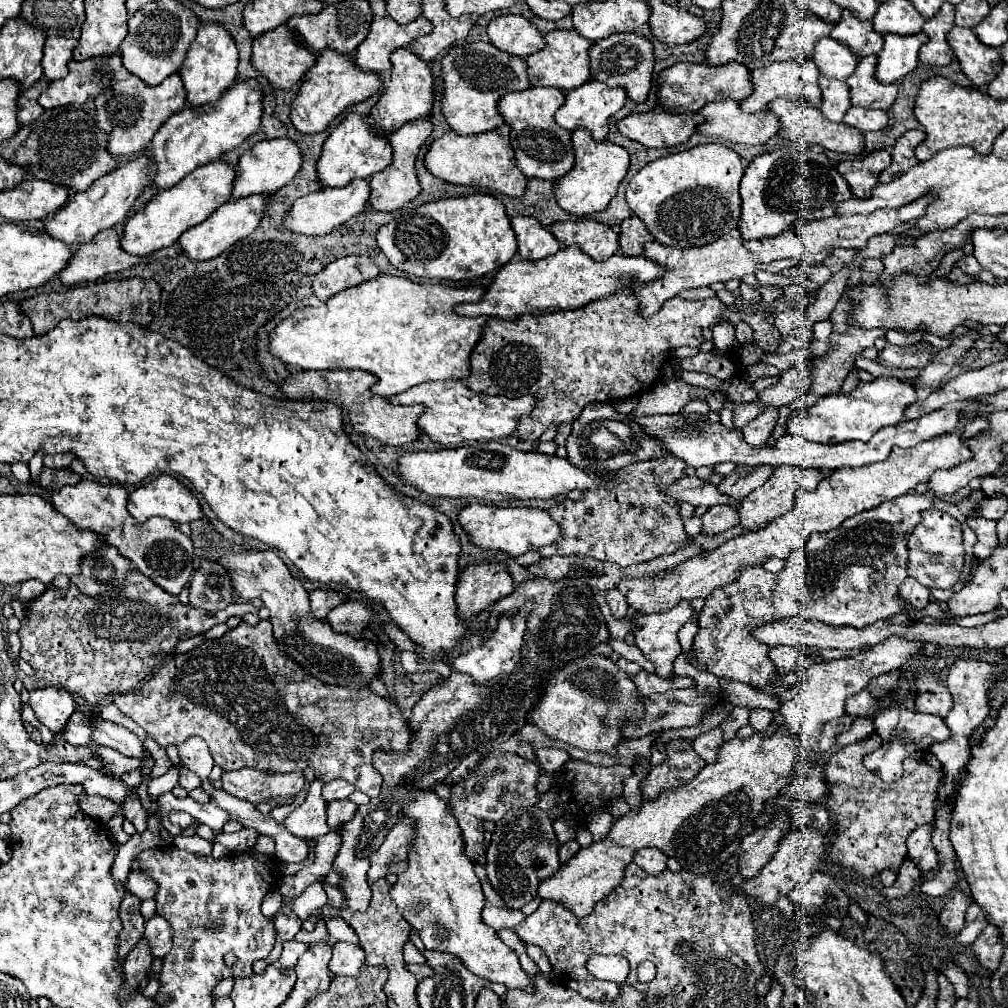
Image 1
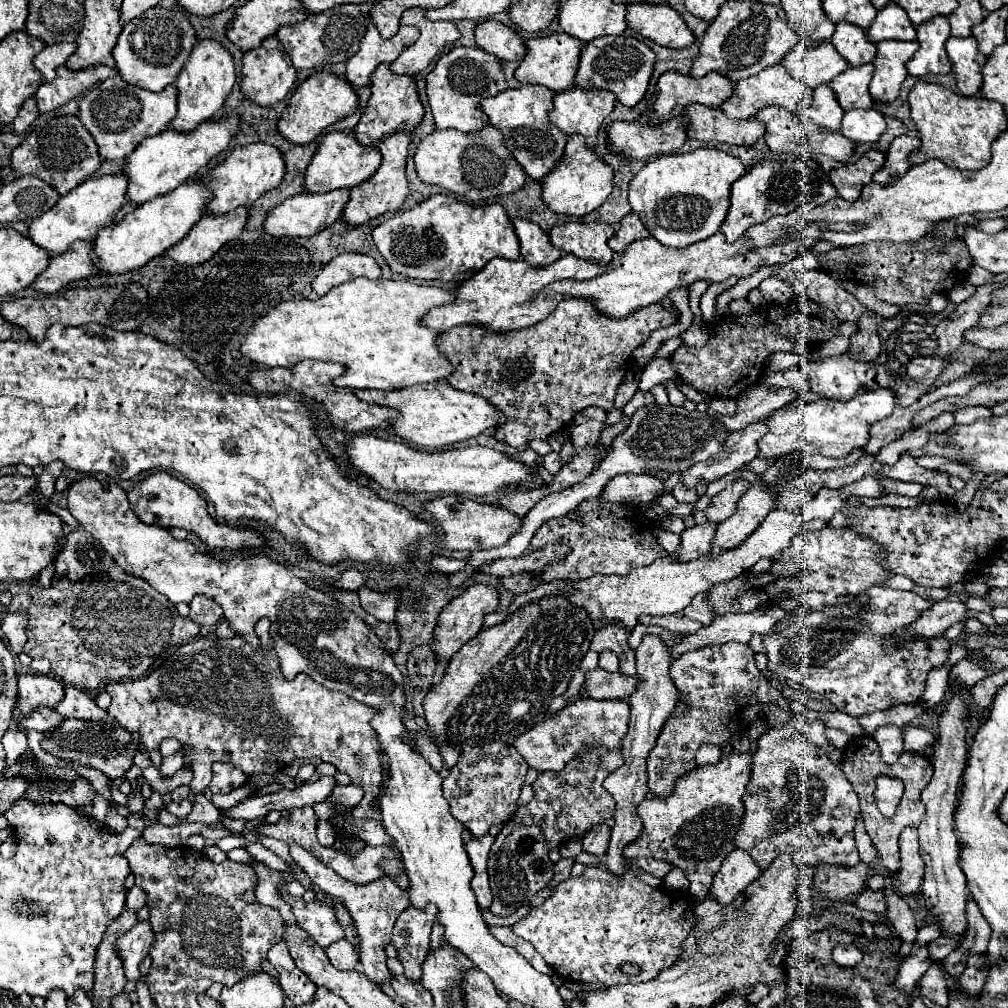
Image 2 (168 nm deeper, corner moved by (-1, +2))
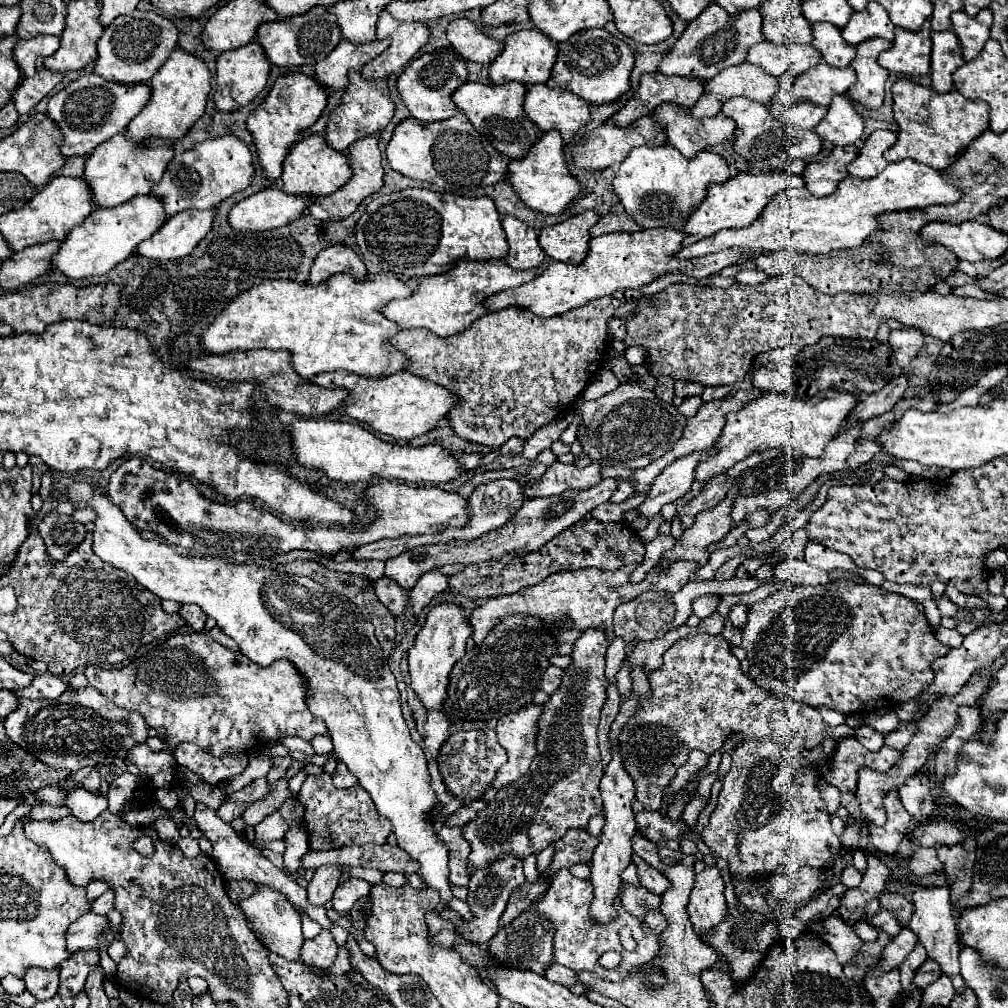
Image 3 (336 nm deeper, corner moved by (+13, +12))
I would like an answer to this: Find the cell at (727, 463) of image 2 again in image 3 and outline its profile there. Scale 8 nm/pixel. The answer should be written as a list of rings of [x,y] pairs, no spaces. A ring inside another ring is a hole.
[[[713,448],[705,450],[705,452],[693,452],[689,456],[683,456],[679,460],[675,460],[673,464],[669,464],[653,482],[645,502],[637,508],[639,514],[647,520],[653,520],[653,516],[659,514],[659,510],[669,504],[675,502],[677,498],[681,498],[685,492],[689,492],[693,480],[695,480],[695,468],[701,460],[709,458],[713,452]]]

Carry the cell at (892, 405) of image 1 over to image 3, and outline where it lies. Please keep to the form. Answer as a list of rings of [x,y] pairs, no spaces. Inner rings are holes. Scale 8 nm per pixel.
[[[819,392],[809,400],[791,398],[785,394],[767,394],[751,400],[739,412],[727,416],[727,424],[715,444],[717,452],[707,460],[699,462],[695,470],[695,480],[709,482],[713,476],[725,474],[739,460],[767,448],[789,448],[799,450],[809,458],[819,458],[825,452],[829,440],[839,434],[839,428],[843,426],[855,404],[857,398],[847,392]]]

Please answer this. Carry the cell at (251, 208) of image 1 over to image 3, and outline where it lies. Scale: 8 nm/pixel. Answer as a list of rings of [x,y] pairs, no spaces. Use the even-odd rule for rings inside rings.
[[[215,210],[179,212],[163,222],[159,232],[137,246],[137,254],[151,260],[177,260],[193,252],[213,222]]]

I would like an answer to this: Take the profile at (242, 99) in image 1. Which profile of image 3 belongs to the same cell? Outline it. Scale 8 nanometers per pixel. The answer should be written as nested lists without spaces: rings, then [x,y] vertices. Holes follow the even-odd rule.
[[[117,134],[113,136],[113,140],[105,140],[105,144],[99,144],[99,148],[93,150],[93,154],[87,158],[83,180],[87,180],[93,202],[99,208],[113,208],[135,196],[145,196],[149,188],[161,180],[165,166],[173,156],[175,150],[171,148],[171,144],[161,144],[161,140],[153,140],[149,146],[135,148],[121,134]]]

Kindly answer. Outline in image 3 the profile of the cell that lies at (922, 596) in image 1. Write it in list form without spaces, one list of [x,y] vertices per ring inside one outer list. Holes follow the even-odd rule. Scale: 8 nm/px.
[[[829,582],[829,584],[821,584],[821,586],[797,586],[791,590],[783,590],[783,592],[775,592],[771,596],[767,596],[761,602],[755,602],[749,610],[747,616],[747,624],[743,628],[743,640],[741,640],[741,648],[747,652],[747,660],[751,664],[749,676],[753,678],[753,682],[763,688],[769,690],[773,696],[781,698],[785,704],[793,704],[793,702],[803,702],[811,708],[831,708],[837,710],[841,714],[859,714],[859,712],[873,712],[873,710],[891,710],[911,698],[917,696],[917,692],[925,690],[927,684],[931,684],[933,680],[933,670],[931,664],[945,656],[951,648],[941,644],[935,636],[933,630],[927,622],[927,618],[923,616],[923,612],[919,612],[915,608],[915,602],[911,598],[905,598],[901,594],[893,594],[887,592],[879,586],[871,586],[871,584],[851,584],[851,582]]]

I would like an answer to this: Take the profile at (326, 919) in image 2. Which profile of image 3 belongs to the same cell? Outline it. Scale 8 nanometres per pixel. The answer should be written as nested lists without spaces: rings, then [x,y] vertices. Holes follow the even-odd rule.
[[[197,802],[197,806],[195,806],[195,816],[193,816],[193,818],[195,818],[195,822],[197,822],[197,828],[203,832],[203,836],[211,840],[211,844],[213,844],[213,856],[211,856],[211,858],[213,858],[213,862],[217,864],[217,868],[221,870],[221,874],[223,874],[225,880],[251,880],[251,882],[257,882],[257,884],[269,884],[271,888],[279,890],[295,908],[305,910],[305,912],[309,914],[309,918],[313,918],[315,922],[319,922],[319,924],[323,926],[323,930],[329,930],[329,932],[335,936],[335,942],[337,942],[339,946],[343,946],[343,944],[347,942],[349,932],[347,932],[345,928],[341,928],[341,926],[333,926],[331,920],[327,918],[325,908],[311,906],[311,904],[307,902],[305,888],[301,888],[301,886],[295,884],[287,874],[283,874],[281,870],[277,870],[253,844],[249,844],[247,840],[239,838],[237,832],[231,828],[231,824],[225,822],[225,820],[221,820],[215,810],[211,810],[209,806]]]

